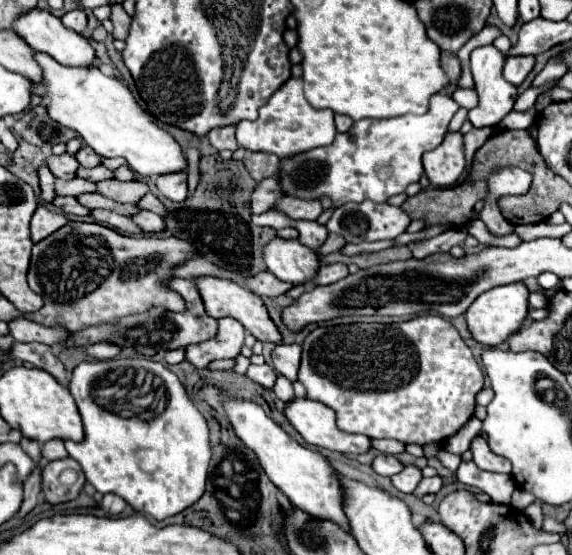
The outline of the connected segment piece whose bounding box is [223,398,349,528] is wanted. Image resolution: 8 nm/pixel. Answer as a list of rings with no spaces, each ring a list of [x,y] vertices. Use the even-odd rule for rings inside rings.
[[[227,398],[223,402],[223,408],[225,408],[225,414],[227,414],[233,430],[237,432],[237,438],[249,450],[255,452],[255,456],[261,462],[269,480],[291,500],[291,504],[295,508],[301,508],[321,520],[333,520],[335,524],[349,528],[349,524],[345,524],[345,512],[341,508],[341,488],[337,488],[337,482],[333,482],[335,470],[319,452],[313,452],[313,450],[297,444],[255,402],[241,400],[241,398]]]

